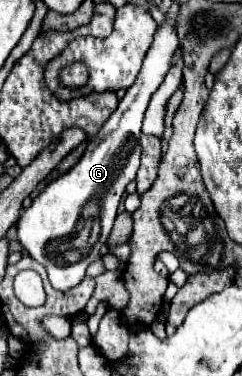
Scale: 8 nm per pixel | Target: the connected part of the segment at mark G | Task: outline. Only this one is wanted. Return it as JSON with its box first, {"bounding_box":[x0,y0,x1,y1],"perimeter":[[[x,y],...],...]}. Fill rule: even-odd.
{"bounding_box":[17,21,179,291],"perimeter":[[[163,21],[157,27],[155,39],[145,55],[143,67],[137,75],[137,81],[127,89],[125,97],[119,101],[119,107],[115,109],[115,113],[111,113],[111,117],[105,121],[105,125],[99,129],[99,133],[93,137],[93,141],[89,141],[79,163],[75,167],[71,167],[65,175],[51,181],[33,199],[31,207],[25,209],[17,221],[17,235],[19,235],[21,245],[29,251],[29,255],[35,261],[39,261],[47,269],[51,285],[59,291],[67,291],[67,289],[79,285],[79,281],[83,281],[83,277],[85,277],[87,265],[91,265],[93,261],[97,261],[101,257],[99,249],[107,243],[113,221],[117,217],[117,207],[119,207],[121,195],[123,195],[127,183],[131,179],[135,179],[137,169],[139,169],[141,121],[143,121],[145,109],[147,109],[153,93],[163,83],[177,49],[179,49],[177,25],[169,25],[167,21]],[[91,199],[95,199],[95,203],[99,205],[99,219],[101,219],[101,235],[99,235],[97,243],[91,247],[89,255],[85,259],[77,261],[75,265],[57,265],[57,249],[45,249],[45,247],[51,241],[69,237],[75,231],[75,225],[81,219],[81,213]]]}

